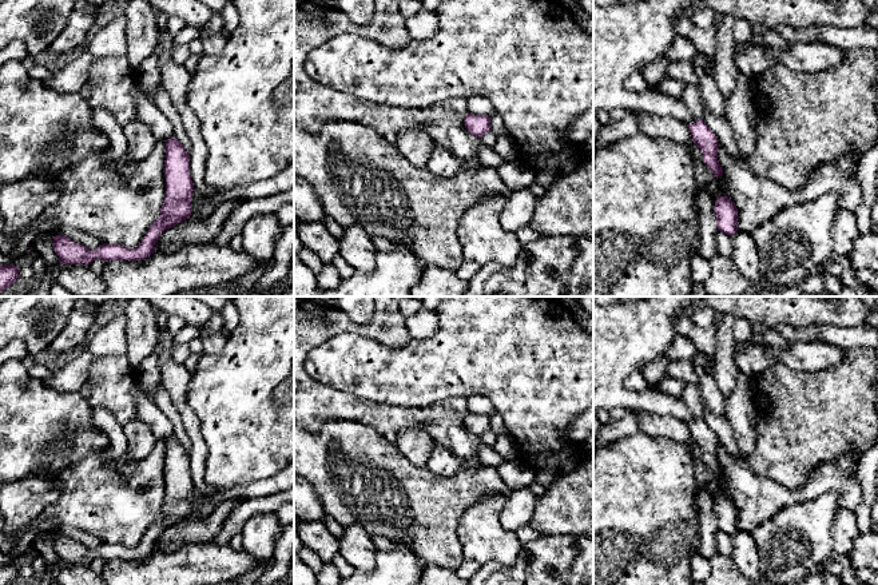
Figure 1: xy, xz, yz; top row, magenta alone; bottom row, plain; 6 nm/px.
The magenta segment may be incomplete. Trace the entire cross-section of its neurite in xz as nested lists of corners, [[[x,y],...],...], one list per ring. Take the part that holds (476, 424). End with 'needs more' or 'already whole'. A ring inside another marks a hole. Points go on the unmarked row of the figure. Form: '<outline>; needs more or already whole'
[[[468,411],[464,423],[466,430],[477,437],[481,437],[490,430],[490,419],[486,414],[474,414]]]; already whole

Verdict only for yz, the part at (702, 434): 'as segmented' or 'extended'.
extended

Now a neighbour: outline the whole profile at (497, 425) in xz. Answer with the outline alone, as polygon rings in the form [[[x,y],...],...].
[[[494,413],[493,415],[490,415],[489,419],[490,419],[490,430],[494,434],[497,434],[498,437],[508,435],[505,422],[498,413]]]

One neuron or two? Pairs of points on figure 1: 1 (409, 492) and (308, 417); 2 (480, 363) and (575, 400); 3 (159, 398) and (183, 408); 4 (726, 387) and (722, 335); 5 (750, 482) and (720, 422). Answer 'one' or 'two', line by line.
1: two
2: one
3: two
4: one
5: two

